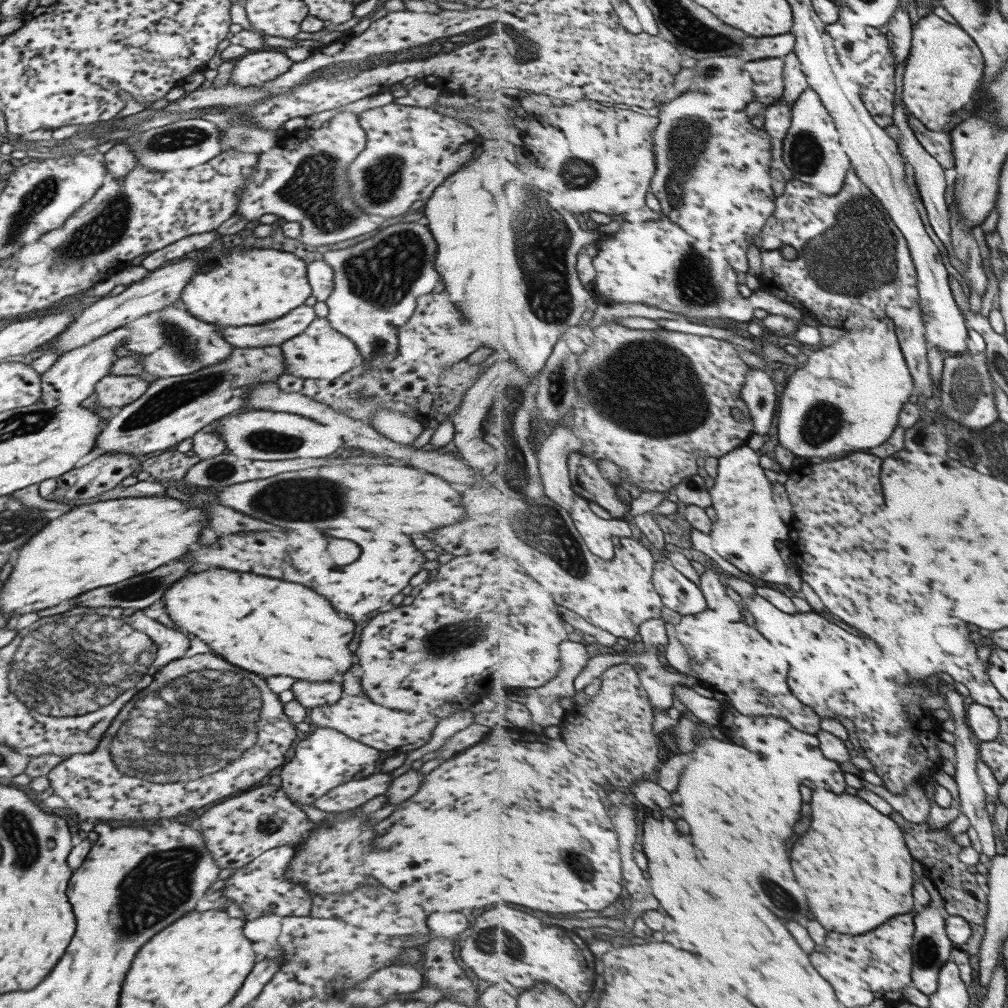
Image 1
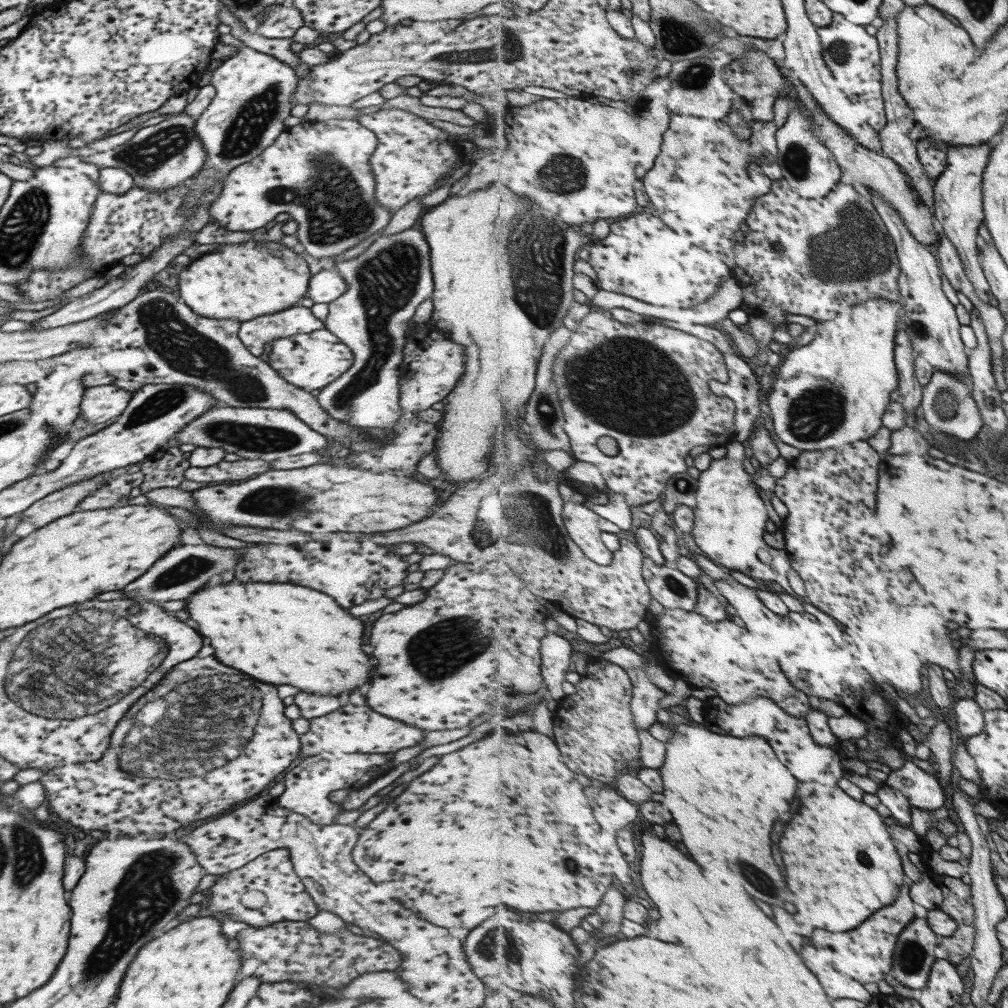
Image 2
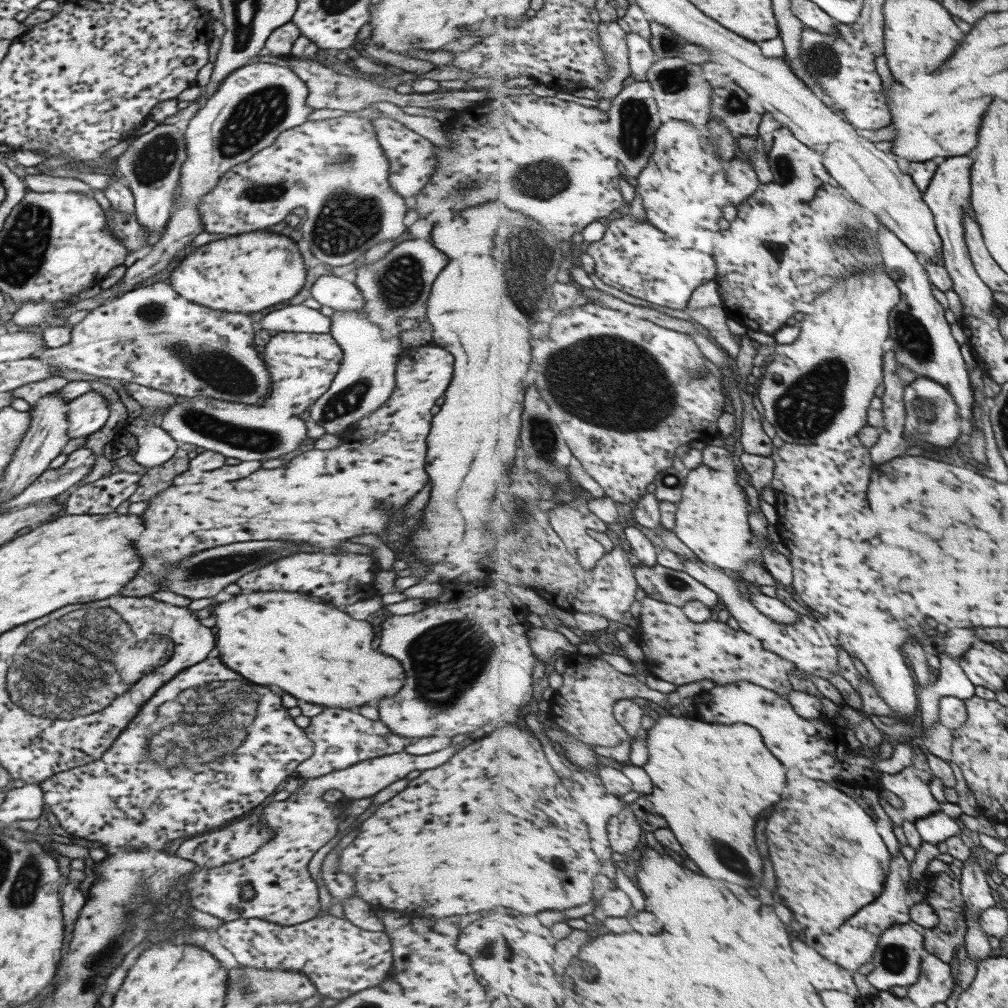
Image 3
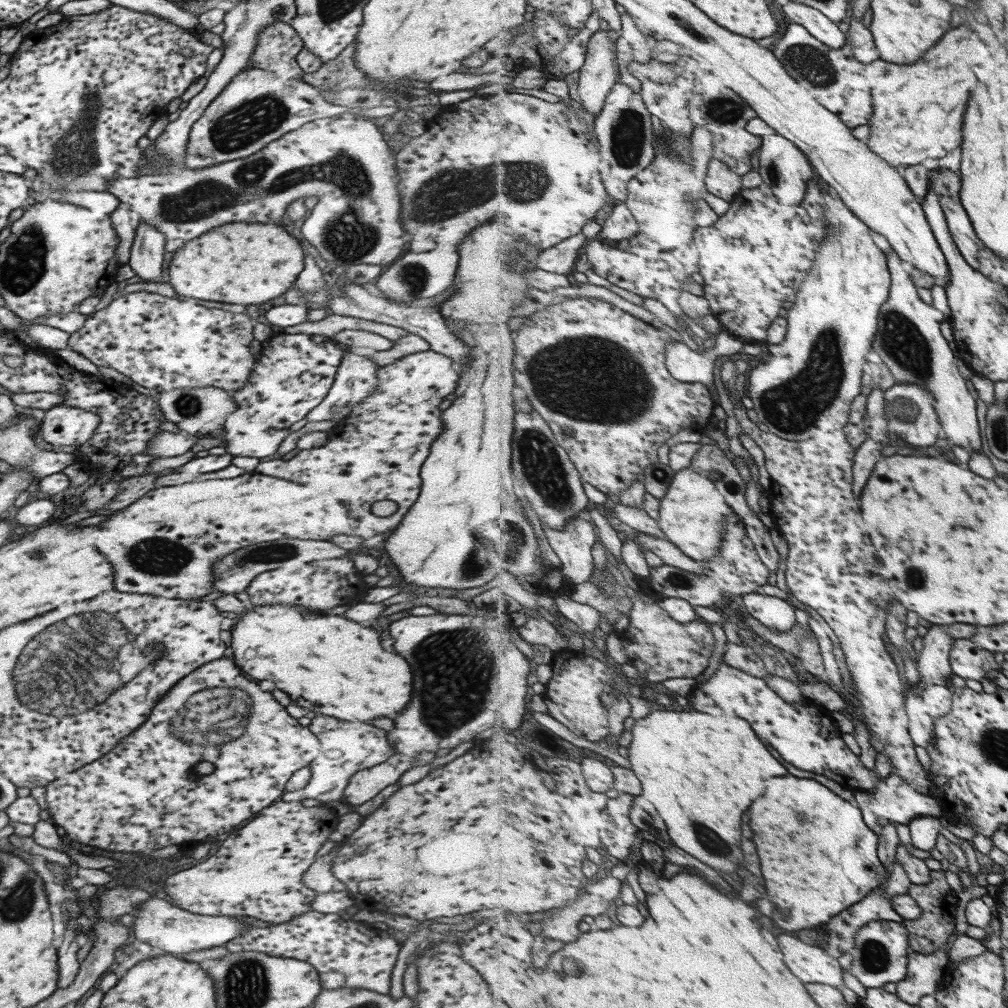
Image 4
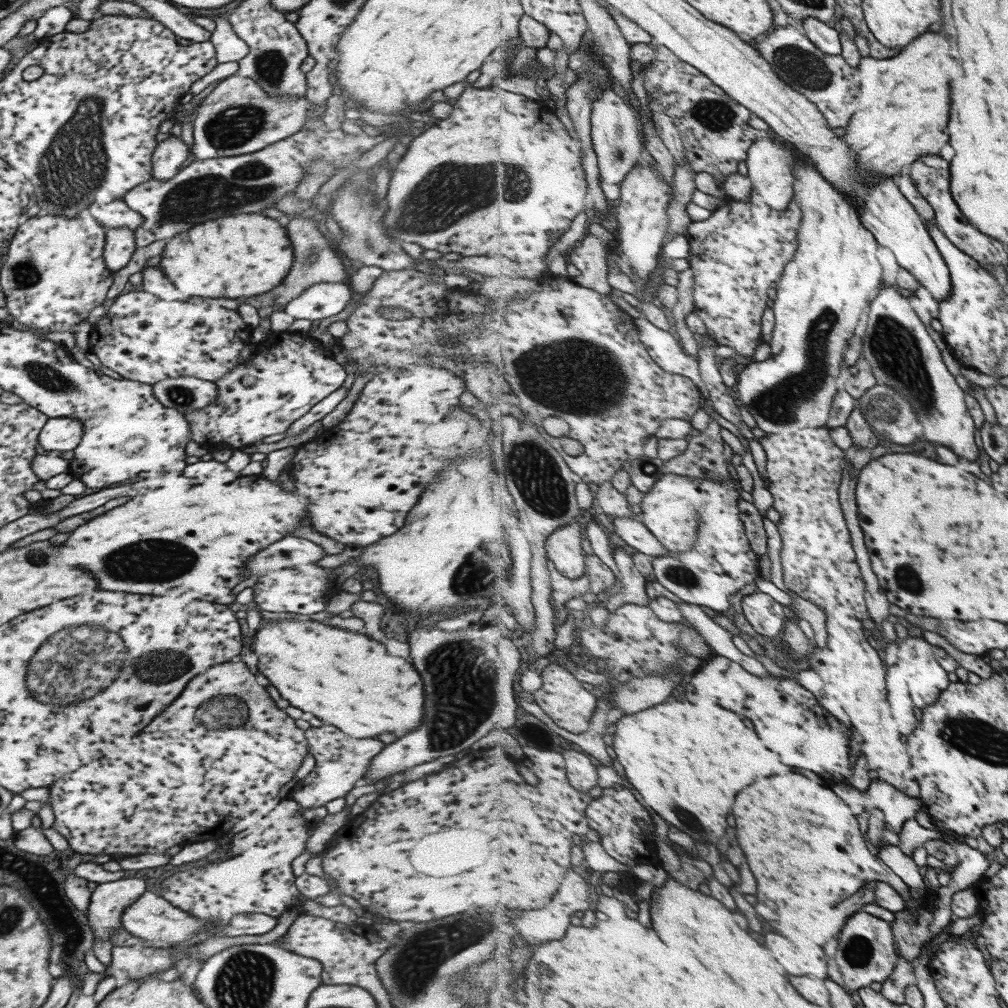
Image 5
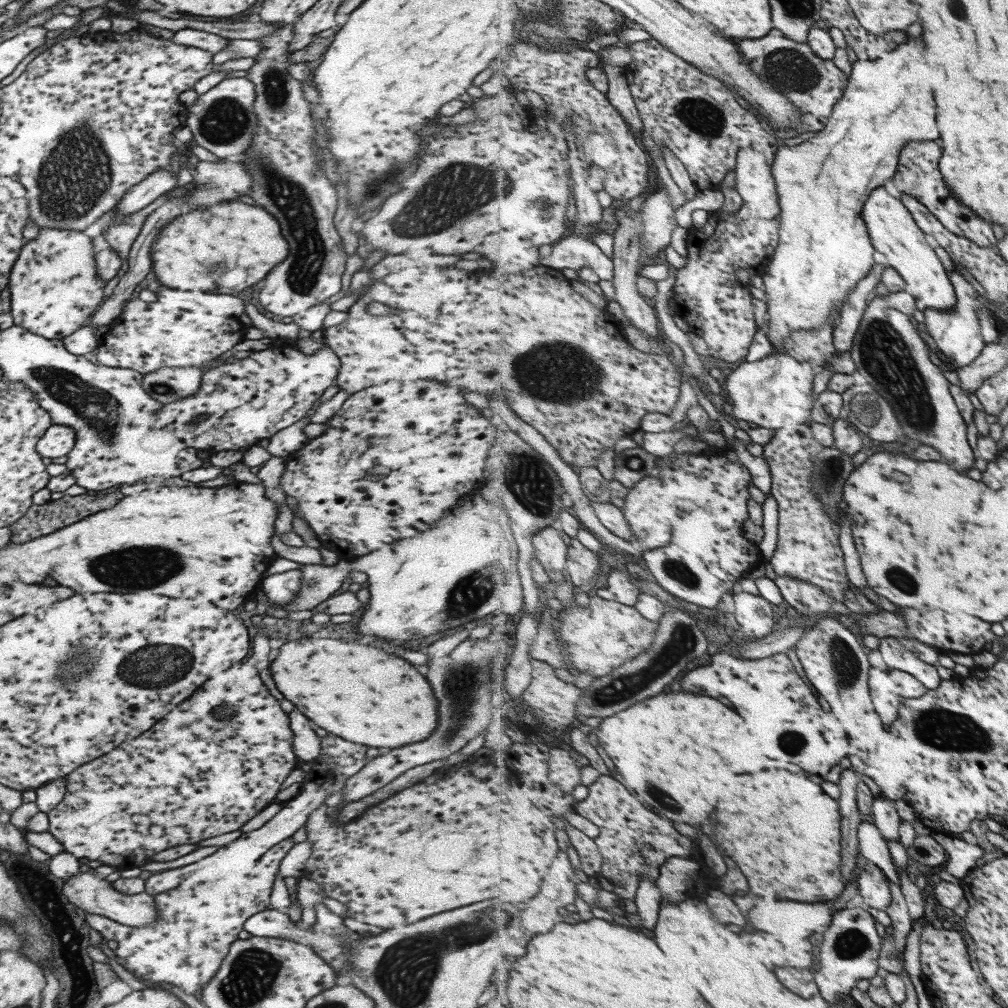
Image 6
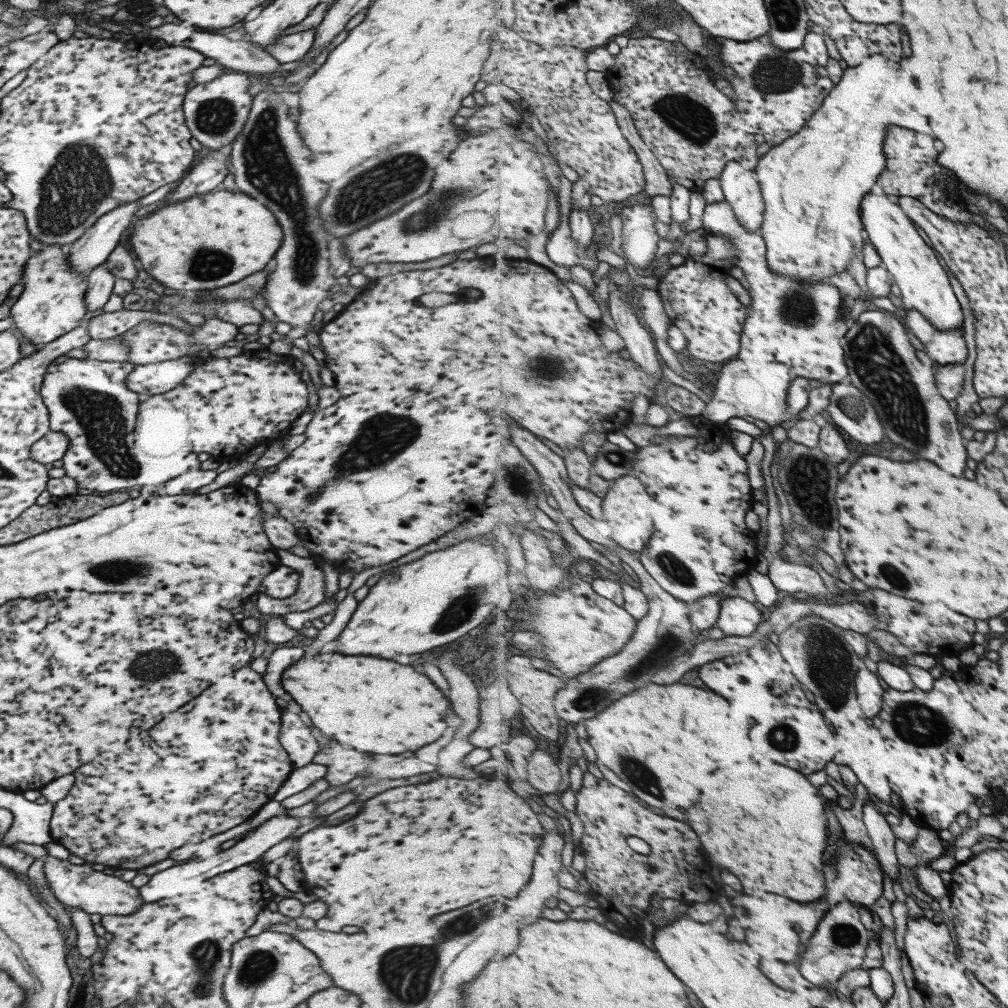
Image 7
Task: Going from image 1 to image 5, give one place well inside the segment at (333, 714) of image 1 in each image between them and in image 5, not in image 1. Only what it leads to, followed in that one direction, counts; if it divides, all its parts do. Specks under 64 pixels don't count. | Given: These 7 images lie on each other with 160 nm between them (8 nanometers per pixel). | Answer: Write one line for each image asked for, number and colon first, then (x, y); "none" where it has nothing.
2: (361, 729)
3: (340, 738)
4: (344, 748)
5: (340, 760)

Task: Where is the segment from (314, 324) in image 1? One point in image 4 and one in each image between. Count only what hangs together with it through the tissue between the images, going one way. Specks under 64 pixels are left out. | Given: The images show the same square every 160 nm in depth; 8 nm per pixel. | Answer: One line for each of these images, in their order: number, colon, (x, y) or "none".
2: (308, 361)
3: (301, 365)
4: (291, 373)

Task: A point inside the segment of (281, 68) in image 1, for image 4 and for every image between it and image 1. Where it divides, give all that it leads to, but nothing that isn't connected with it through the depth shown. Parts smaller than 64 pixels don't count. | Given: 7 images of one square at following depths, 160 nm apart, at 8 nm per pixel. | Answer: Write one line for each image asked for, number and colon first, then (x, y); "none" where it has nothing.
2: (253, 91)
3: (255, 102)
4: (256, 107)

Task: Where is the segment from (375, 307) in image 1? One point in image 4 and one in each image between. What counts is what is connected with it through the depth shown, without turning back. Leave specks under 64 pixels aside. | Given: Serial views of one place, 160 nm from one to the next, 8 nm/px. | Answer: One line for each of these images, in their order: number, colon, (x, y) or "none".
2: (384, 284)
3: (400, 280)
4: (410, 276)

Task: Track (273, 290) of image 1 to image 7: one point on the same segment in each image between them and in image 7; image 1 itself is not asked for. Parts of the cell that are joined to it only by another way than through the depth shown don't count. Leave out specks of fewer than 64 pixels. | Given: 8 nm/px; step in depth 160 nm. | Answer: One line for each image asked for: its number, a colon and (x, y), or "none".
2: (241, 281)
3: (245, 273)
4: (244, 264)
5: (244, 255)
6: (219, 249)
7: (231, 235)

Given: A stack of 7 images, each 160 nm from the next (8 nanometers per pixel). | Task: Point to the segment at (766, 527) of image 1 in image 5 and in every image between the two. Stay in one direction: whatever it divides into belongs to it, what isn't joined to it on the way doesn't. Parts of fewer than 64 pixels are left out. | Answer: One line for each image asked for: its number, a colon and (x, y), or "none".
2: (731, 518)
3: (713, 516)
4: (694, 515)
5: (676, 524)

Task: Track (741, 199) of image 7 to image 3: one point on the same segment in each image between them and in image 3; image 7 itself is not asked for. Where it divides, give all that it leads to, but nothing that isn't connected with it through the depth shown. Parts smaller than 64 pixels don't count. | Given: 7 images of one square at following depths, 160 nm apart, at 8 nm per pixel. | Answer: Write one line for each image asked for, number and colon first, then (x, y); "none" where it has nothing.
3: (798, 168)
4: (786, 169)
5: (770, 165)
6: (755, 180)

